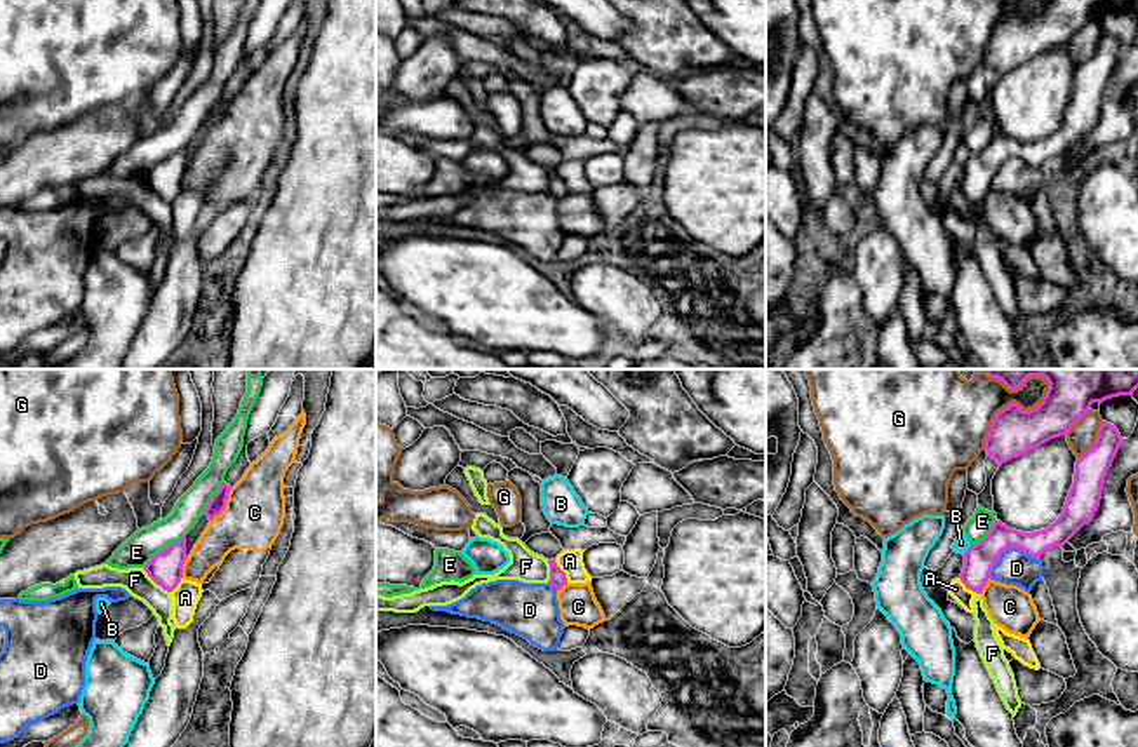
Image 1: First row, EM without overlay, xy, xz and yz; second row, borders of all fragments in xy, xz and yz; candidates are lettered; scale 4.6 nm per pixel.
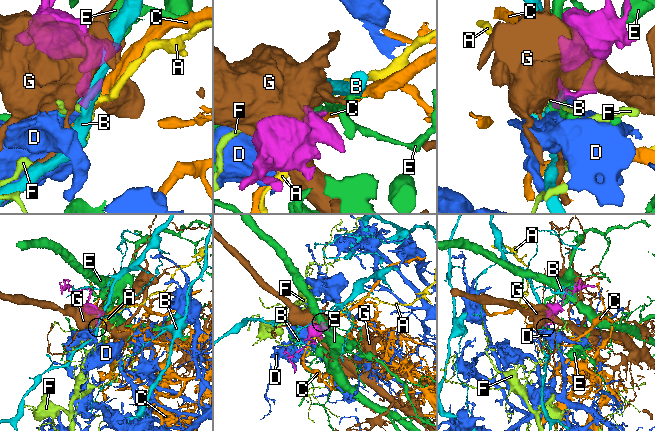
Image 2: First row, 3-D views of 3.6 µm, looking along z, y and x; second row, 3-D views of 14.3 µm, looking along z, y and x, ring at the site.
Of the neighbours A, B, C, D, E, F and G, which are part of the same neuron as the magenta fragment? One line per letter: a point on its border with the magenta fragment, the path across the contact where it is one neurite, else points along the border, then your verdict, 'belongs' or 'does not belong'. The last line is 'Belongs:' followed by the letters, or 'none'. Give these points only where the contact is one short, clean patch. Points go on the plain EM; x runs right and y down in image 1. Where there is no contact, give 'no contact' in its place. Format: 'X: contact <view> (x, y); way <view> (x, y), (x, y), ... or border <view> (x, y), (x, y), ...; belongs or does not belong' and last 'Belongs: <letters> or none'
A: contact xz (562, 181); border xz (554, 169), (568, 192); does not belong
B: contact yz (968, 159); border yz (970, 154), (963, 164); does not belong
C: contact xy (225, 115); does not belong
D: contact yz (1008, 157); border yz (1039, 168), (1030, 168), (1020, 159), (1008, 157), (989, 187); does not belong
E: contact xy (164, 159); border xy (185, 145), (159, 161), (143, 176); does not belong
F: contact xy (155, 192); border xy (143, 178), (169, 202); does not belong
G: contact yz (1008, 16); does not belong
Belongs: none

